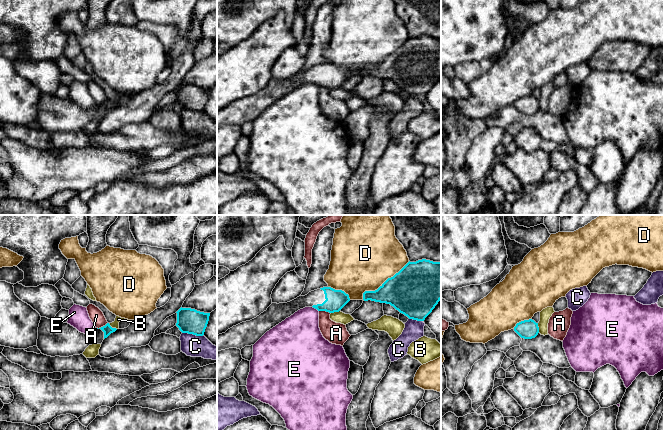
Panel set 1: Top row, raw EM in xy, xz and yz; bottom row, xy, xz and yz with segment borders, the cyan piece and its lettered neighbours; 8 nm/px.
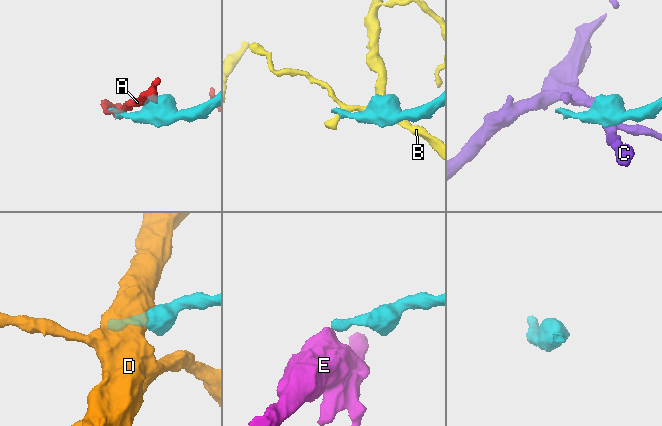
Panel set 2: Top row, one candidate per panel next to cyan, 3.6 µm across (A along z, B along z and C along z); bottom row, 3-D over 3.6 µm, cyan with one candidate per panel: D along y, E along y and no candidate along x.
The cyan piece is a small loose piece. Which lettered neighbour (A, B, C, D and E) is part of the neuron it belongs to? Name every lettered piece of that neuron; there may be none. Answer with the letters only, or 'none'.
none

